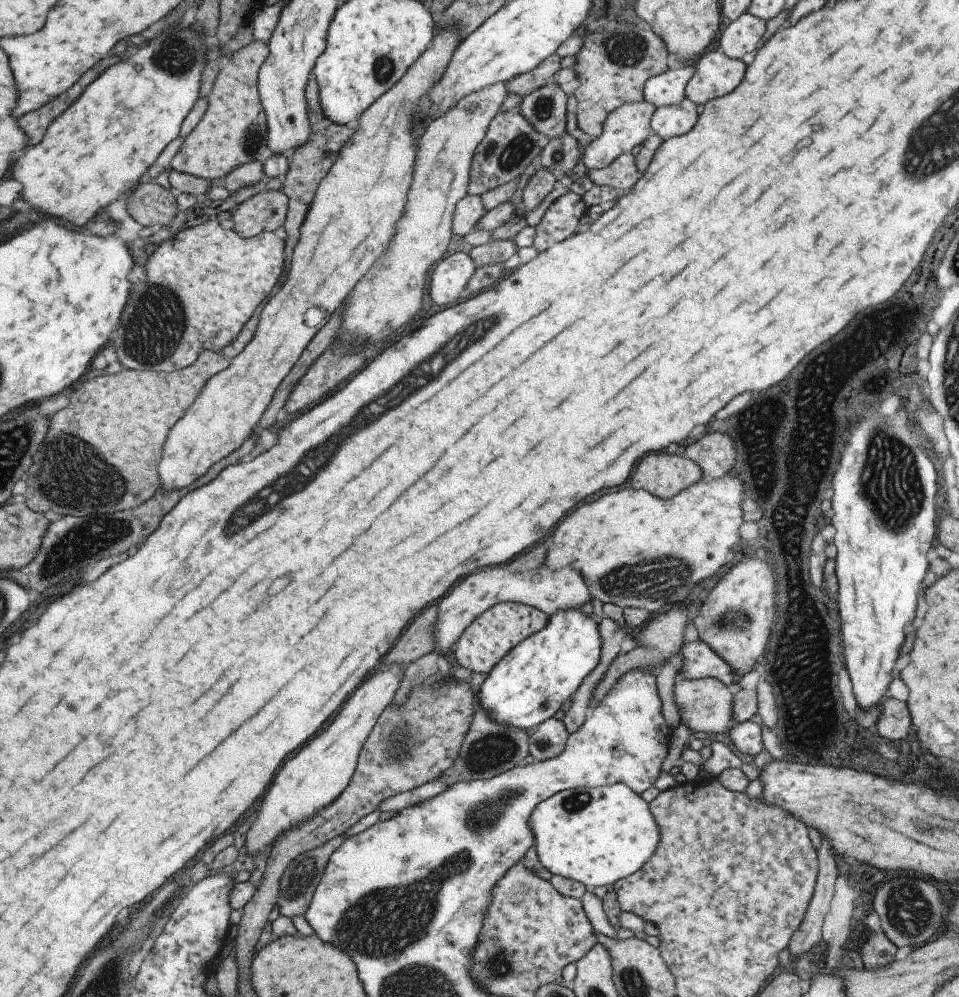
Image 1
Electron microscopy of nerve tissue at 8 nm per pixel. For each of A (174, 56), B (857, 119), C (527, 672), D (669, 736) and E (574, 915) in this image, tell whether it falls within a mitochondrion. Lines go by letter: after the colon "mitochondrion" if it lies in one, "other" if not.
A: mitochondrion
B: other
C: other
D: other
E: other

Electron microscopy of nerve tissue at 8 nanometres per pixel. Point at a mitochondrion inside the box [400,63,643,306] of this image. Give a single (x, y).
(518, 149)

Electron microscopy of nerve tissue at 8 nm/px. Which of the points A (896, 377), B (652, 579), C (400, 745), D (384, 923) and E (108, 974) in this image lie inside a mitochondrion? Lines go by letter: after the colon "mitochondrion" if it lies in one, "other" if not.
A: other
B: mitochondrion
C: mitochondrion
D: mitochondrion
E: mitochondrion

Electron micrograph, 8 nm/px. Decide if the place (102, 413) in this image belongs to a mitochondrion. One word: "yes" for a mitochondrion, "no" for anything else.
no

